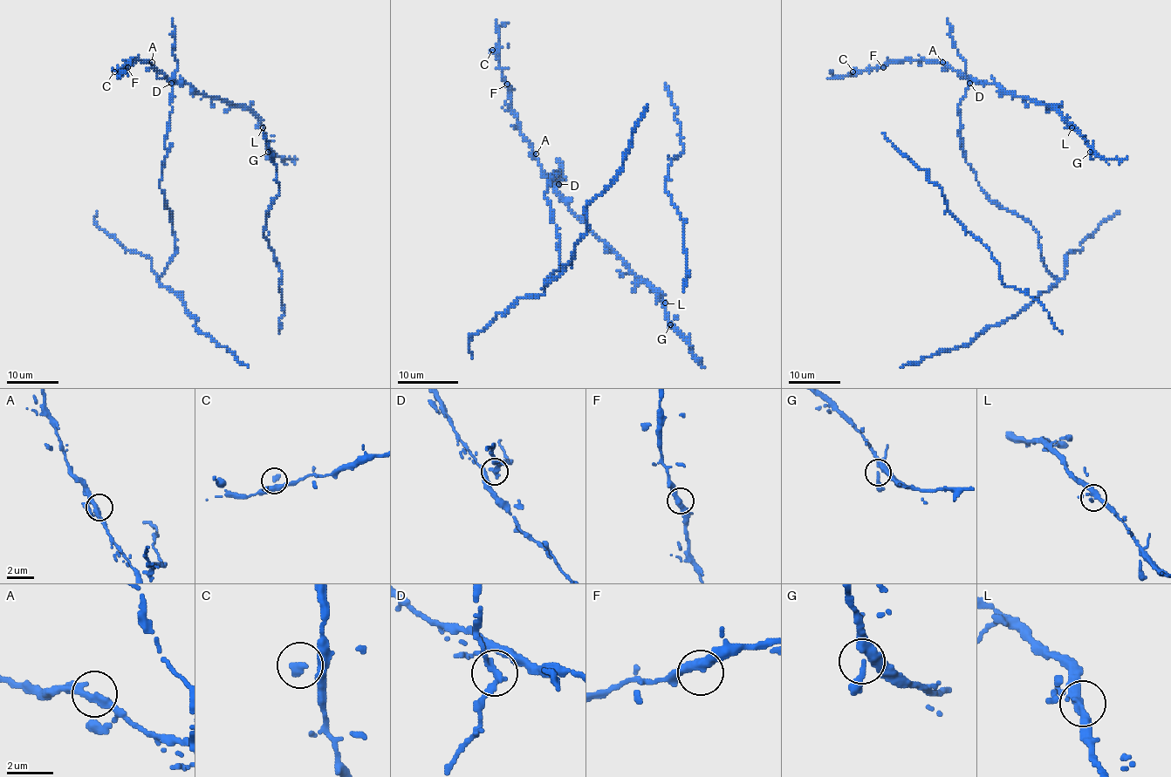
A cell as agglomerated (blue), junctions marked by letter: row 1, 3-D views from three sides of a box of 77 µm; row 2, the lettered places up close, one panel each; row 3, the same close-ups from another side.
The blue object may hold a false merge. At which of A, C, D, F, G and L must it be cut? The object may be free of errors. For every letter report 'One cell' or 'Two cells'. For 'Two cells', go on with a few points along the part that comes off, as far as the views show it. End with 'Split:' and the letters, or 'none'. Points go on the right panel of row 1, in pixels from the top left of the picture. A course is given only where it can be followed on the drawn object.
A: One cell
C: One cell
D: Two cells. Course of the part to remove: (968, 83), (958, 107), (966, 162), (991, 200), (1029, 222), (1058, 282), (968, 344), (900, 366)
F: One cell
G: One cell
L: One cell
Split: D

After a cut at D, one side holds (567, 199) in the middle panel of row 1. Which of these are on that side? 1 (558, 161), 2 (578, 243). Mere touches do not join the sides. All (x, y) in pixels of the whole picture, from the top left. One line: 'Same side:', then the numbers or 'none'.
Same side: none

